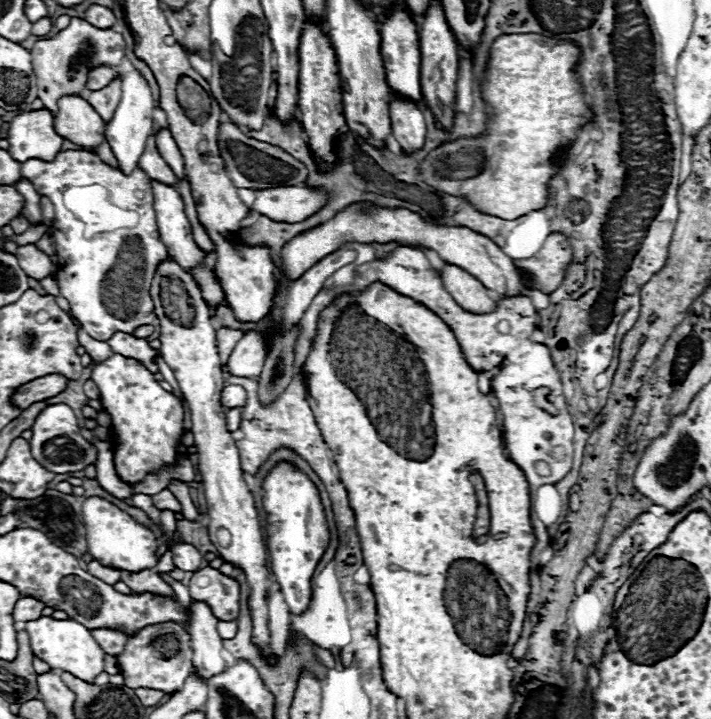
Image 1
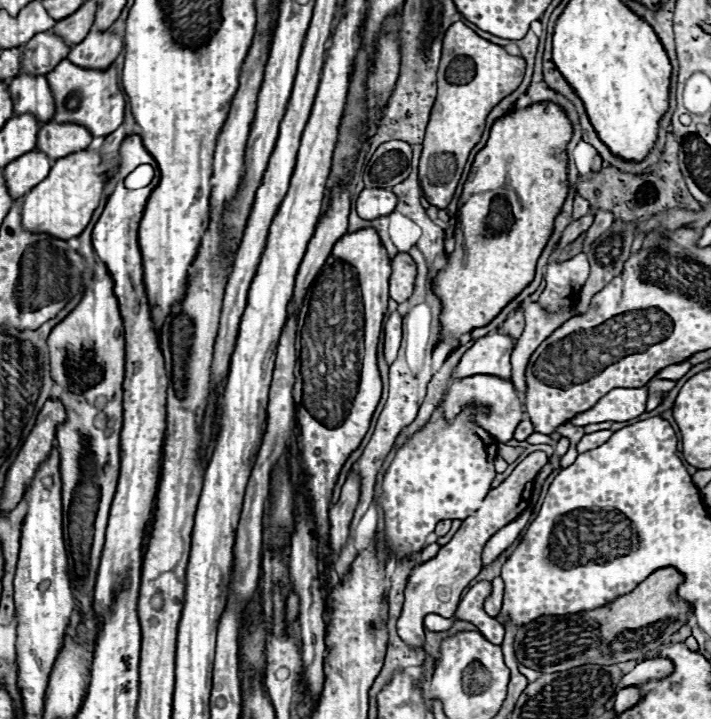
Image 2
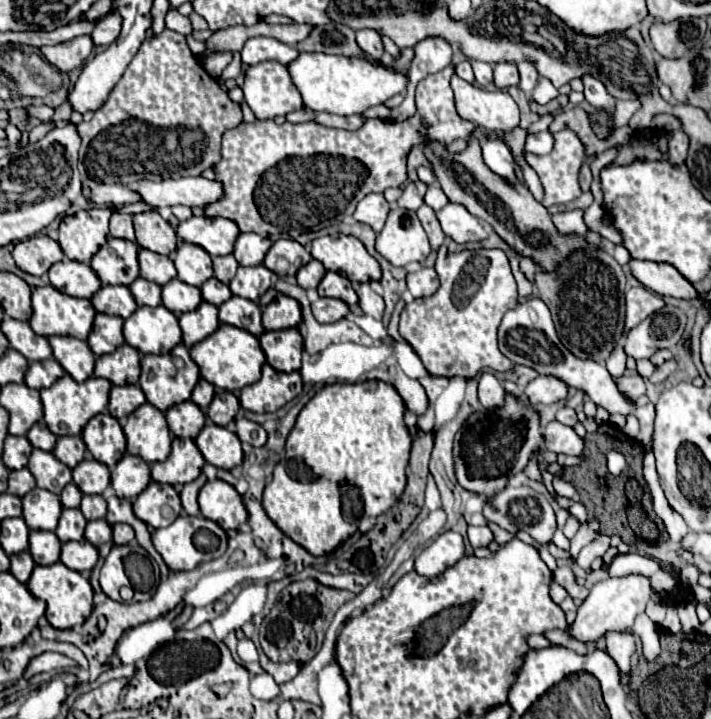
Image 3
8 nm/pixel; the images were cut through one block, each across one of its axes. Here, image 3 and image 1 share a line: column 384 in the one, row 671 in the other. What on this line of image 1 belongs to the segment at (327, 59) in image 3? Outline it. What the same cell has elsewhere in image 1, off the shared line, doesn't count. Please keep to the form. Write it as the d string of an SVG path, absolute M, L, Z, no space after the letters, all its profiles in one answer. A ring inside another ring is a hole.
M40 616L38 620L28 620L22 628L30 636L30 646L34 656L44 660L50 668L70 672L84 682L94 682L94 678L104 670L104 650L92 638L90 630L76 620L54 620L52 616Z

